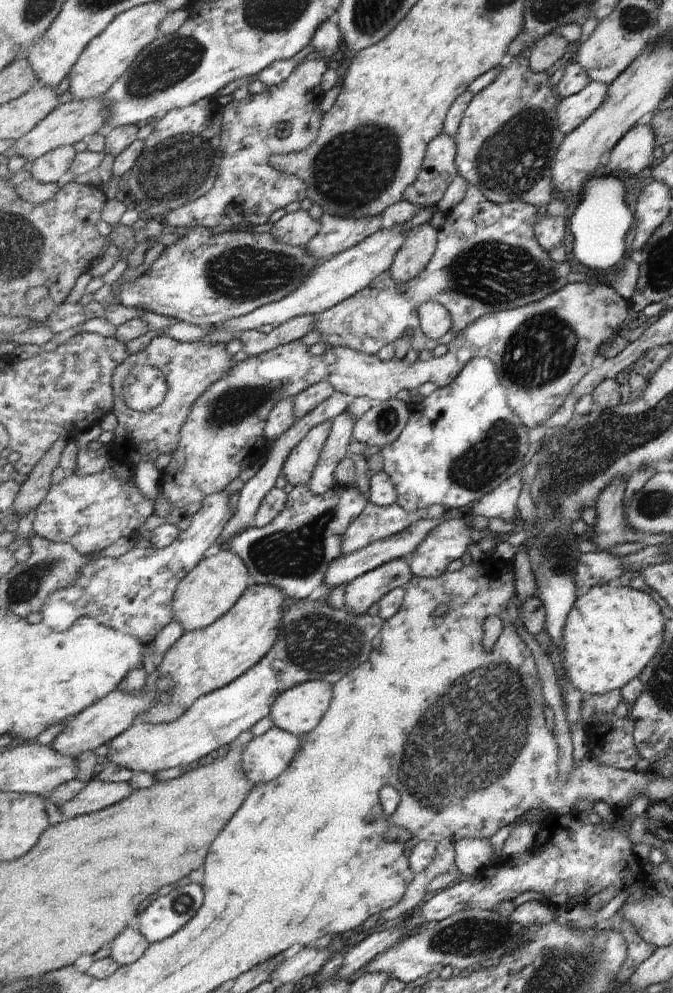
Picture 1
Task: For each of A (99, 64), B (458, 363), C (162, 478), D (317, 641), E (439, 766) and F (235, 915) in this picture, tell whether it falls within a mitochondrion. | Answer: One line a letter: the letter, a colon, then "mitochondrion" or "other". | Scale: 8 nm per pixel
A: other
B: other
C: other
D: mitochondrion
E: mitochondrion
F: other

